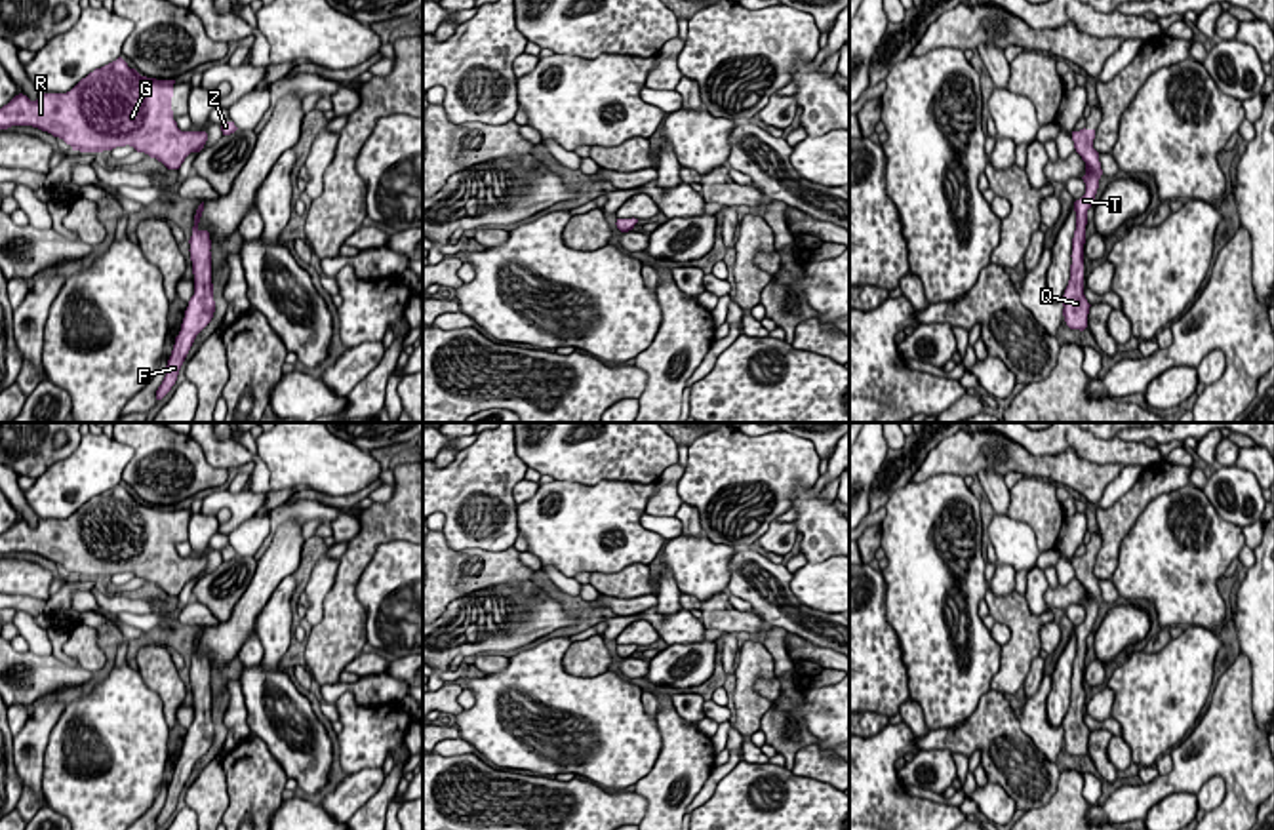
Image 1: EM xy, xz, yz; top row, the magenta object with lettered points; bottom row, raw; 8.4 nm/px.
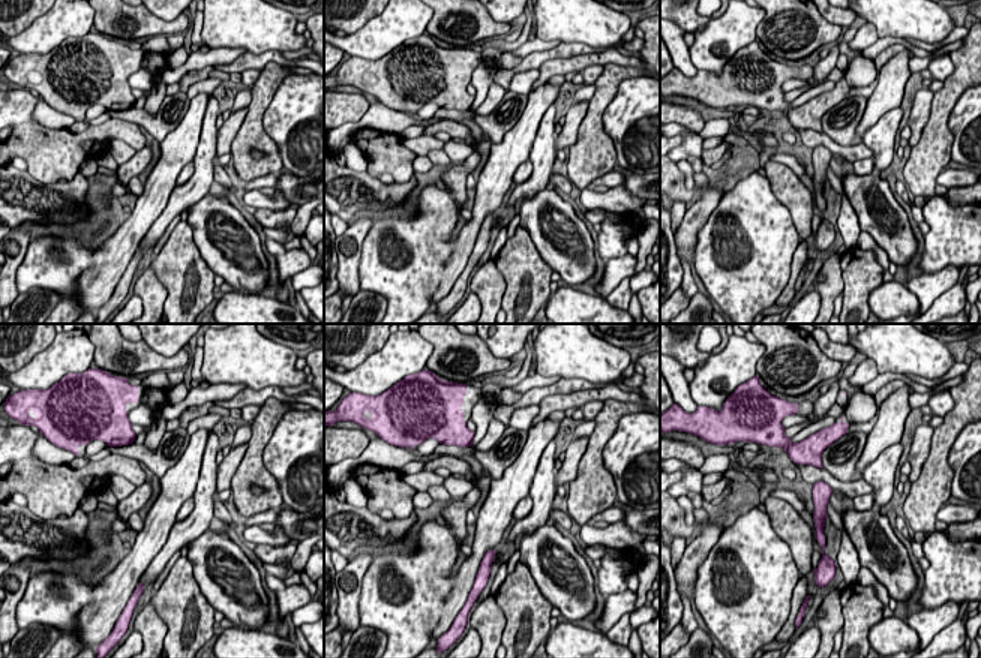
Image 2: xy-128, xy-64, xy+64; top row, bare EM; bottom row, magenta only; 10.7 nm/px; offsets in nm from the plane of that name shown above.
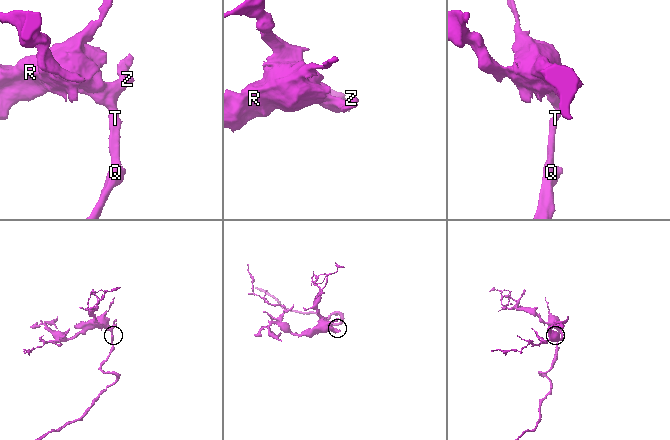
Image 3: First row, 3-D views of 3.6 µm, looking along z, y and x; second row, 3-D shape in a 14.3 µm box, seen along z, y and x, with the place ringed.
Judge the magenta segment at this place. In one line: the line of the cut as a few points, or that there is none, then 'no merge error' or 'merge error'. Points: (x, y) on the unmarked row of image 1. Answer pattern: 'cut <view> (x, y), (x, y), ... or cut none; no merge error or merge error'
cut none; no merge error

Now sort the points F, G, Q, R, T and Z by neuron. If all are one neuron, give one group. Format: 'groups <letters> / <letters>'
groups F G Q R T Z

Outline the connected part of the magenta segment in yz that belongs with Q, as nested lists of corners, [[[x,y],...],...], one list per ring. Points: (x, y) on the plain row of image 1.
[[[1080,556],[1072,558],[1072,567],[1076,579],[1085,588],[1085,602],[1082,603],[1085,609],[1085,621],[1074,628],[1076,638],[1076,657],[1072,664],[1072,691],[1070,691],[1070,706],[1063,721],[1063,742],[1070,756],[1084,758],[1087,754],[1089,729],[1084,721],[1084,670],[1085,670],[1085,651],[1087,651],[1087,636],[1091,634],[1099,605],[1103,602],[1099,579],[1093,575],[1095,556]]]

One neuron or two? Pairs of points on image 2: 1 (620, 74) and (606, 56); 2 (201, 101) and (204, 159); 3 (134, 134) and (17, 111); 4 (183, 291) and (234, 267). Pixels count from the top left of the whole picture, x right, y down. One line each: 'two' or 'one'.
1: two
2: two
3: one
4: two

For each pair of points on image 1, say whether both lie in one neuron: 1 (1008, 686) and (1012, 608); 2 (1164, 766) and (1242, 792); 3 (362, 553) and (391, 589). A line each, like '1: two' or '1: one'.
1: one
2: two
3: two

